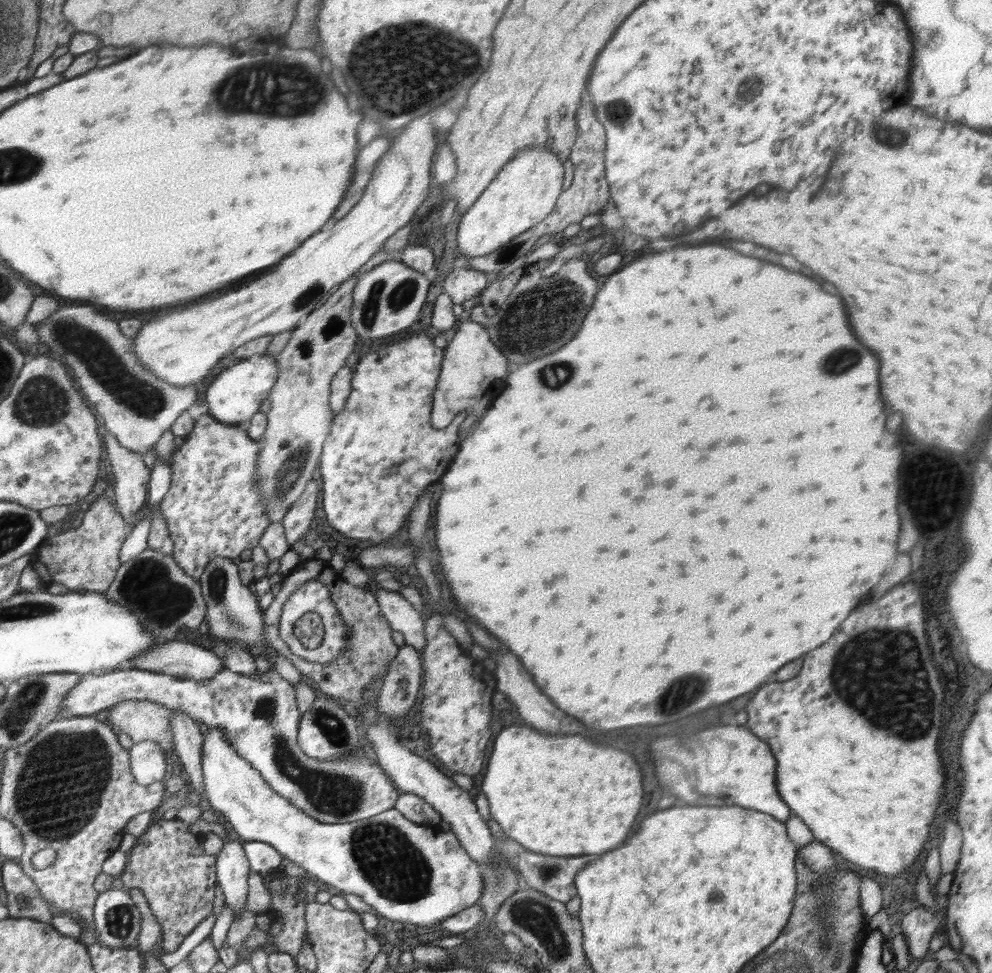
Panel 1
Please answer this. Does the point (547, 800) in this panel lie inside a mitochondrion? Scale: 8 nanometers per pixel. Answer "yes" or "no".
no

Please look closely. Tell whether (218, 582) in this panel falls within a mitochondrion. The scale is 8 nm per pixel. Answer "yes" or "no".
yes

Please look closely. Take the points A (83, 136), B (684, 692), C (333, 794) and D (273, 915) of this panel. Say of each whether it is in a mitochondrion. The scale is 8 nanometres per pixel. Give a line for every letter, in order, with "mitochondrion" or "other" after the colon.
A: other
B: mitochondrion
C: mitochondrion
D: other

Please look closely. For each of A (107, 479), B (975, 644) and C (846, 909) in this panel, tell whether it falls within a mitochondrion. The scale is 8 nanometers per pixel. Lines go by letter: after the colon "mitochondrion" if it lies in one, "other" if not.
A: other
B: other
C: other

